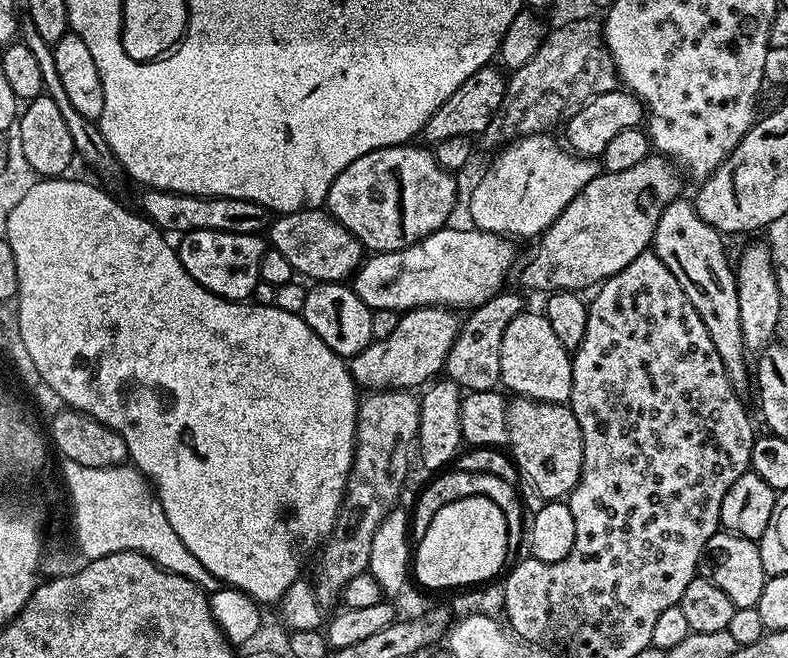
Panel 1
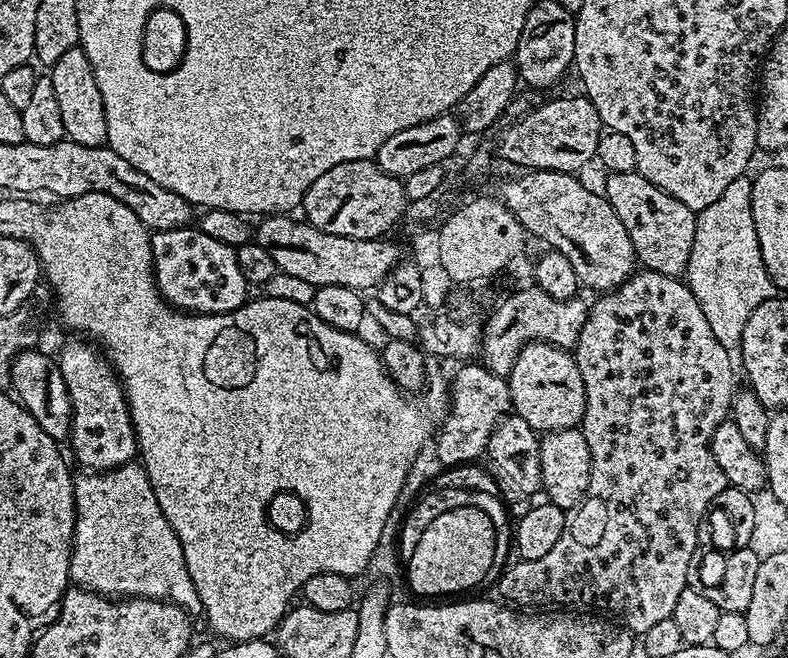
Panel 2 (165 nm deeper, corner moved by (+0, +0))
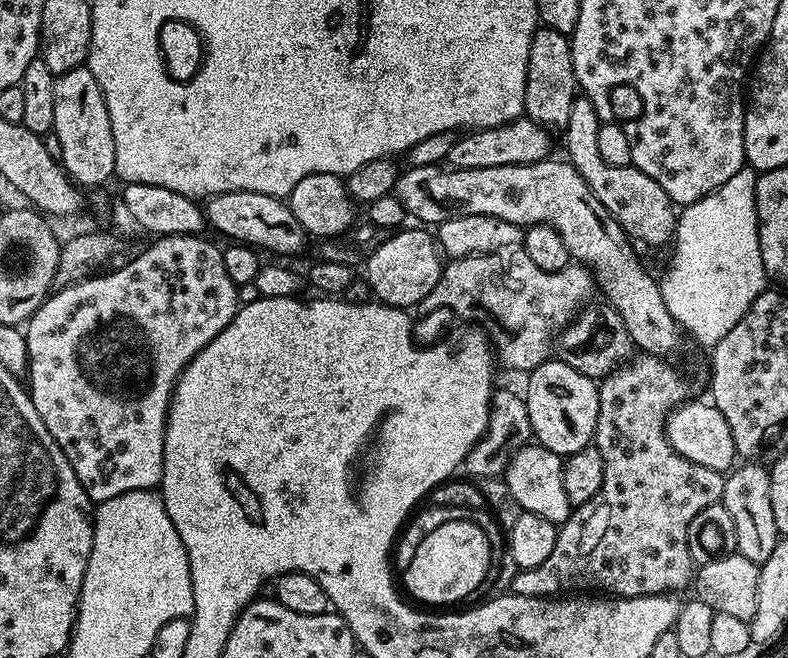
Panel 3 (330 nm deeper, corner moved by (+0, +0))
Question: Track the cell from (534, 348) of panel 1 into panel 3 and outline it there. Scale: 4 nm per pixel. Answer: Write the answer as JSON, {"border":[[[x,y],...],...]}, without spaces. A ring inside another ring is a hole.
{"border":[[[559,358],[545,360],[533,372],[527,373],[526,380],[528,389],[523,389],[522,395],[530,414],[535,443],[561,458],[567,458],[595,441],[600,393],[597,381],[586,374],[578,374],[574,366]]]}

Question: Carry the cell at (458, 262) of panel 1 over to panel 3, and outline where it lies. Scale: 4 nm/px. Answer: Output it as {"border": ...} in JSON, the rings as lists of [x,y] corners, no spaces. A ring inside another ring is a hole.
{"border":[[[223,192],[207,197],[203,211],[209,225],[216,227],[232,242],[243,242],[257,250],[277,252],[280,256],[292,256],[304,248],[304,227],[294,218],[287,203],[279,196],[254,194],[253,192]]]}

